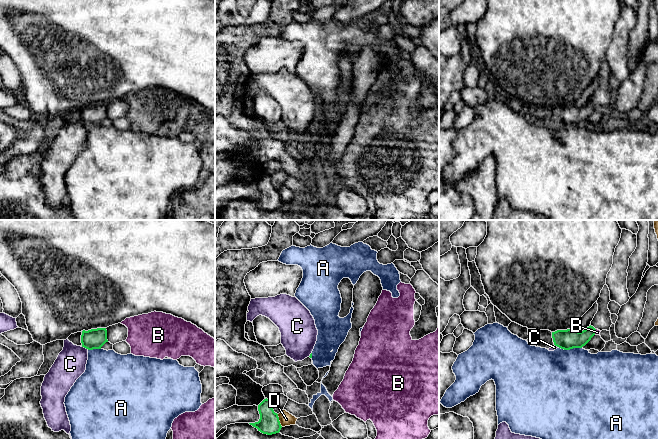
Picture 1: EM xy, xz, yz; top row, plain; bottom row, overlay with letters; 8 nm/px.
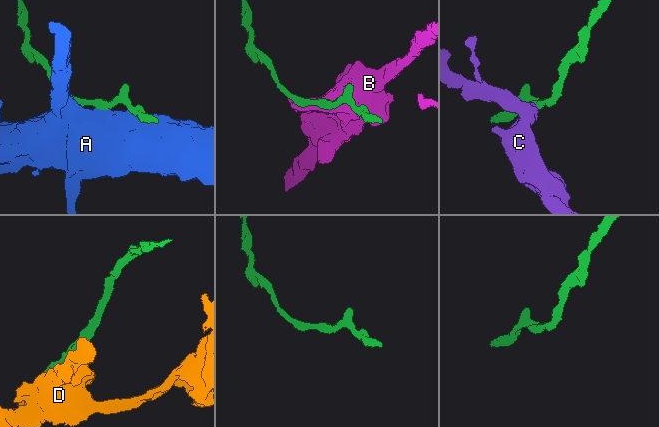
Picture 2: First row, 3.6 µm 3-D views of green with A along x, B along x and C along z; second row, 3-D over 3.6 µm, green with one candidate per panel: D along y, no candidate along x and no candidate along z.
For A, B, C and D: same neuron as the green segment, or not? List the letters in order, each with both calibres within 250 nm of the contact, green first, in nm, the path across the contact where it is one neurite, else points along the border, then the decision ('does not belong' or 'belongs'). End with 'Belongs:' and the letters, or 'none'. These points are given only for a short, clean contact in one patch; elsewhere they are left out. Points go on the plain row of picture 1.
A: 160/480 nm | does not belong
B: 160/50 nm | along yz (596, 105), (594, 110) | does not belong
C: 160/240 nm | along xy (82, 122), (88, 125) | does not belong
D: 170/110 nm | does not belong
Belongs: none

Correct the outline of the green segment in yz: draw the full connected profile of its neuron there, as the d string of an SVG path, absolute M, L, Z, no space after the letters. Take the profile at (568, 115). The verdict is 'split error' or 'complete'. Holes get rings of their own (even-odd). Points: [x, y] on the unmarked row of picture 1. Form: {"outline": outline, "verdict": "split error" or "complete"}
{"outline": "M591 101L581 108L576 107L574 104L557 106L552 108L552 114L555 122L564 126L570 126L585 122L595 111L595 107L596 105Z", "verdict": "complete"}

